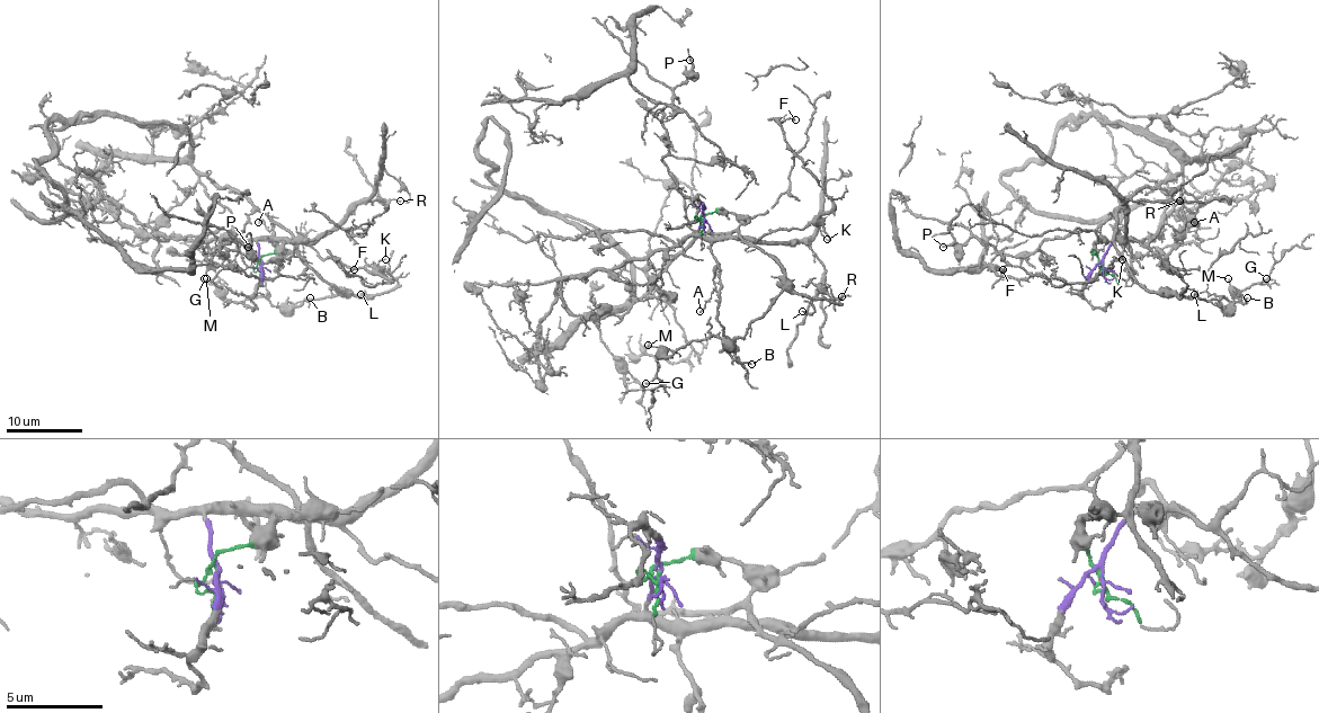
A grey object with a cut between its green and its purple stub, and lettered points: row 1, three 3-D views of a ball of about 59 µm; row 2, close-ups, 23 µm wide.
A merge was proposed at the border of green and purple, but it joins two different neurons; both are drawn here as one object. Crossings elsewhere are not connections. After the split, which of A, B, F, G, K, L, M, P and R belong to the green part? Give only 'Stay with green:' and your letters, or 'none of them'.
Stay with green: B, G, L, M, P

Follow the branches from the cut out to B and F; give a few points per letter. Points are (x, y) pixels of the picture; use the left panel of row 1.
B: (261, 266), (264, 256), (297, 241), (297, 255), (341, 294), (303, 300), (297, 306), (288, 302), (309, 299)
F: (261, 266), (258, 241), (305, 241), (322, 258), (391, 282), (366, 285), (339, 266), (345, 272), (353, 269)

